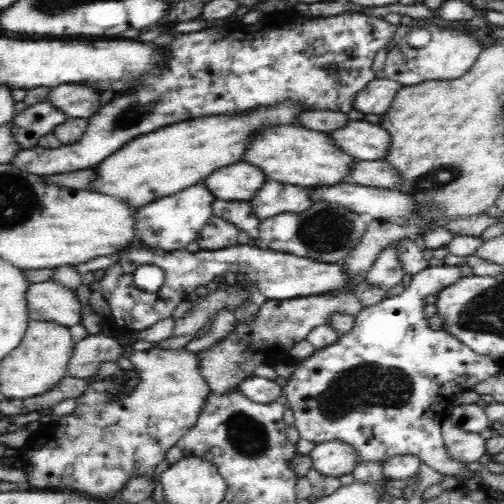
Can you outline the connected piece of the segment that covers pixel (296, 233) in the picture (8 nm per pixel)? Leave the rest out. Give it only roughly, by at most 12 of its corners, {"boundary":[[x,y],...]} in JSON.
{"boundary":[[316,202],[259,224],[259,245],[340,262],[363,244],[367,222]]}

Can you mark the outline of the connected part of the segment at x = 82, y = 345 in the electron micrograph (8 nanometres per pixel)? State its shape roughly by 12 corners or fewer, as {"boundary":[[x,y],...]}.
{"boundary":[[102,332],[74,345],[67,375],[90,378],[126,345]]}

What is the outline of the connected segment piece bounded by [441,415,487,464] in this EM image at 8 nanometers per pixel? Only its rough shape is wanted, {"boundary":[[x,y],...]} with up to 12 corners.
{"boundary":[[450,415],[441,434],[452,459],[478,462],[486,453],[480,433],[454,426]]}

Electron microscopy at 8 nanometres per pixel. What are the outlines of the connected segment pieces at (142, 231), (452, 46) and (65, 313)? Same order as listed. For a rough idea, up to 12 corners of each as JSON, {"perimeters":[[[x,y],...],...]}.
{"perimeters":[[[200,182],[140,207],[138,242],[185,250],[213,216]],[[420,24],[430,41],[388,51],[402,87],[464,74],[482,52],[470,30]],[[60,282],[32,283],[28,319],[70,327],[81,303]]]}

